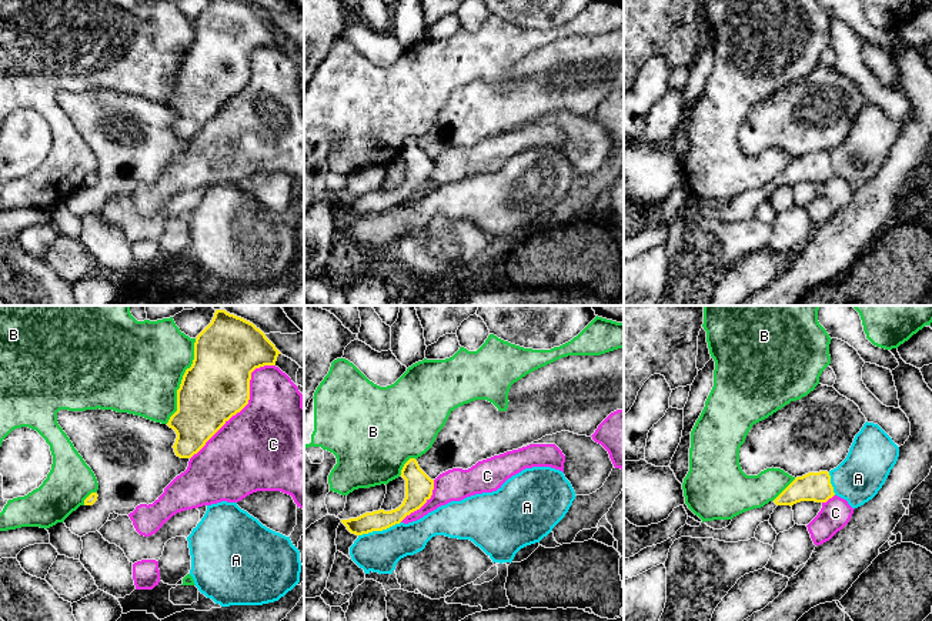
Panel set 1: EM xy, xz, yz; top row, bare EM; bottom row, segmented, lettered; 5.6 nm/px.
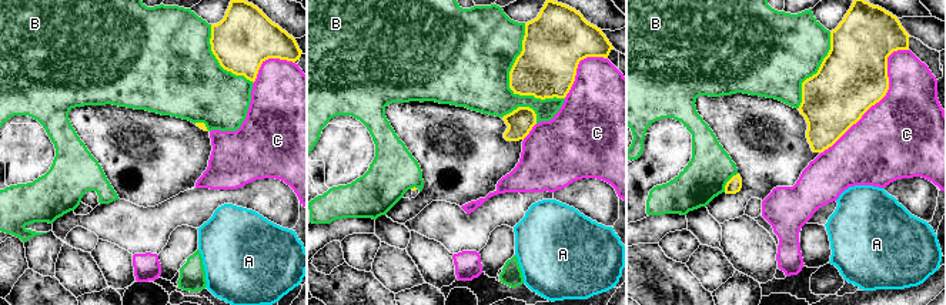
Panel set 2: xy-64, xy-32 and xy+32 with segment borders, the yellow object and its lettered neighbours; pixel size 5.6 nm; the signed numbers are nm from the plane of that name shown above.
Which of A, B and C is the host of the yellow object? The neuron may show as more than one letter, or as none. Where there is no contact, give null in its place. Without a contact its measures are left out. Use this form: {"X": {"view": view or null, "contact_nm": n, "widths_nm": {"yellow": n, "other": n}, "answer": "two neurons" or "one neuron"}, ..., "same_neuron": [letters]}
{"A": {"view": "xz", "contact_nm": 260, "widths_nm": {"yellow": 120, "other": 240}, "answer": "two neurons"}, "B": {"view": "xy", "contact_nm": 500, "widths_nm": {"yellow": 380, "other": 500}, "answer": "two neurons"}, "C": {"view": "xy", "contact_nm": 700, "widths_nm": {"yellow": 380, "other": 500}, "answer": "two neurons"}, "same_neuron": []}

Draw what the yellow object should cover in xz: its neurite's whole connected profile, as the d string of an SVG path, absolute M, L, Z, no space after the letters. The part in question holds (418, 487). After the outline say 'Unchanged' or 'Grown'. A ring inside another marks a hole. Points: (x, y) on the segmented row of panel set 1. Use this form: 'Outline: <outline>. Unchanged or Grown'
Outline: M410 458L404 464L401 477L405 480L405 498L402 504L391 511L378 510L365 513L357 518L341 520L351 534L363 535L400 524L407 515L420 510L431 498L434 480L420 468L415 458Z. Unchanged

